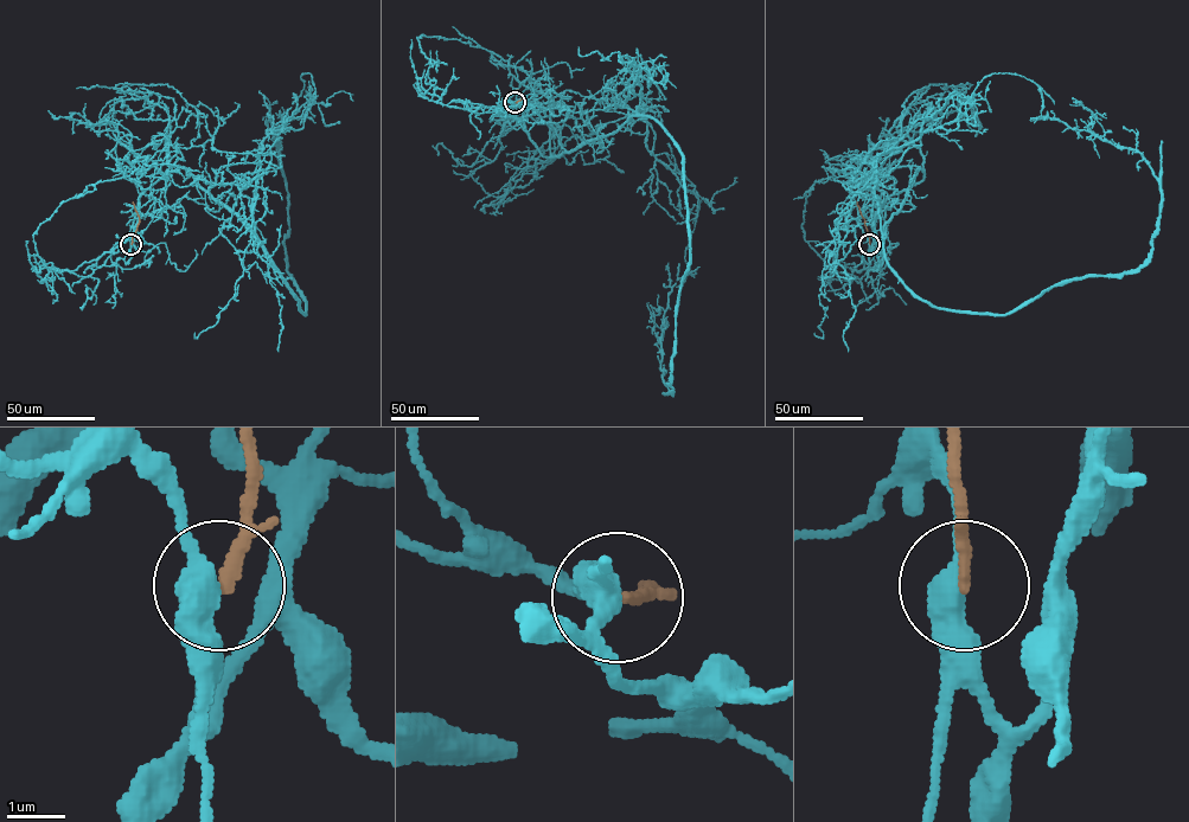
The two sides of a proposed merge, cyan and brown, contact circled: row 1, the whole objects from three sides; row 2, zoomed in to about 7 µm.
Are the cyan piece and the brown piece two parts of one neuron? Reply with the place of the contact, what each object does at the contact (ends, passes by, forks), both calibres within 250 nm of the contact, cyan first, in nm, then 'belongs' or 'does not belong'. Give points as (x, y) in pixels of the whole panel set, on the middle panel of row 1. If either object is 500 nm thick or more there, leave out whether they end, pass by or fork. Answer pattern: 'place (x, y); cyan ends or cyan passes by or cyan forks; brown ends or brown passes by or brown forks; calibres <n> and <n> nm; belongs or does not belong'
place (515, 102); cyan passes by; brown passes by; calibres 440 and 150 nm; does not belong

